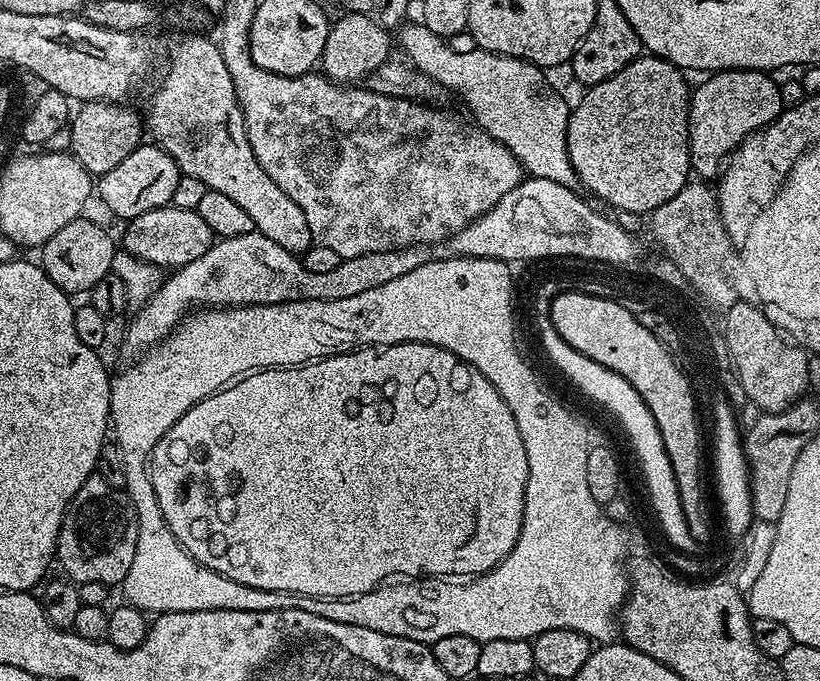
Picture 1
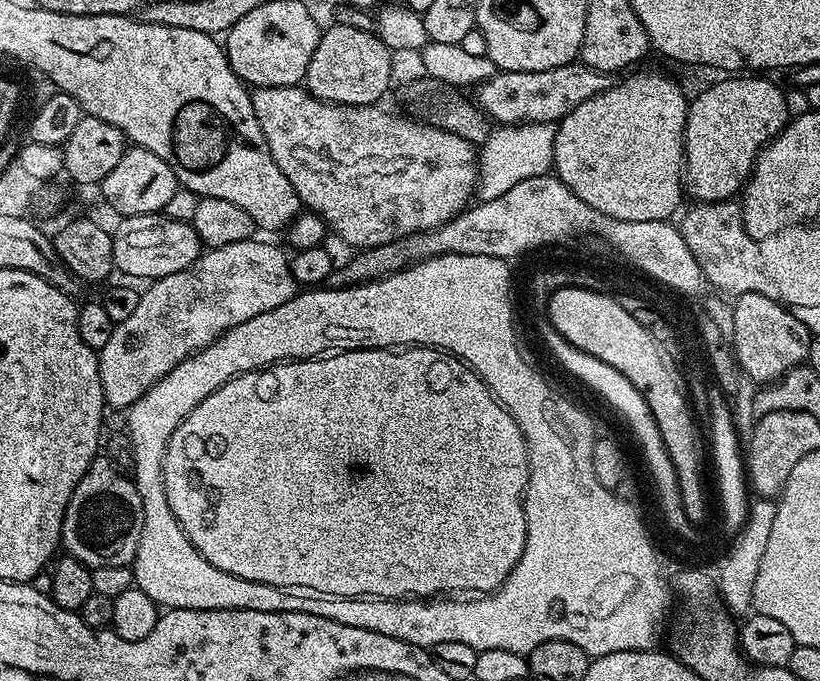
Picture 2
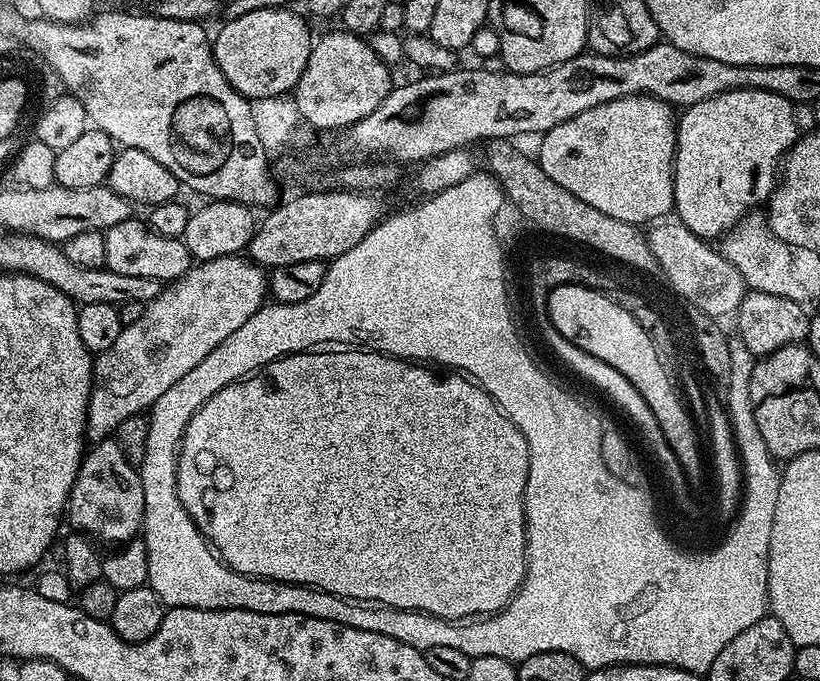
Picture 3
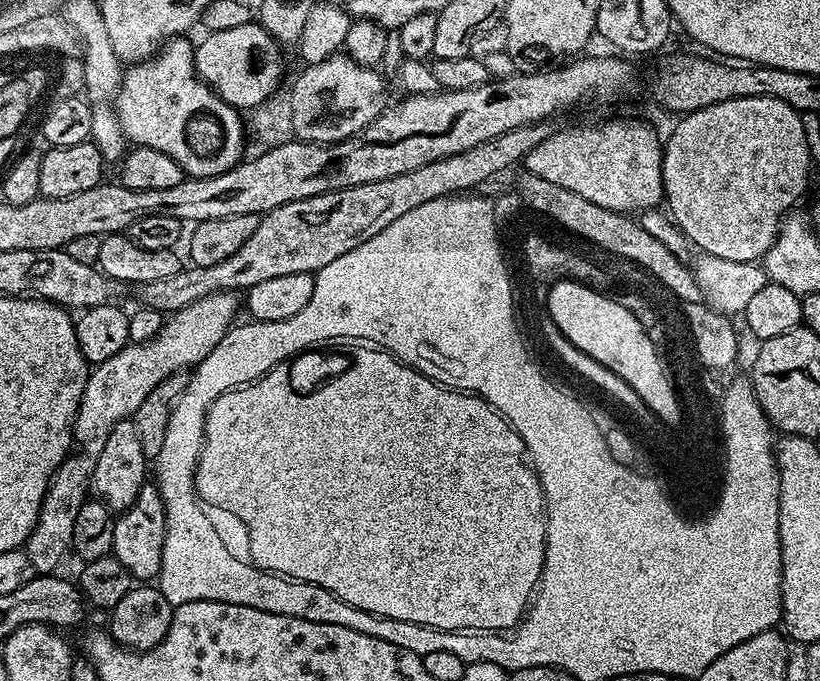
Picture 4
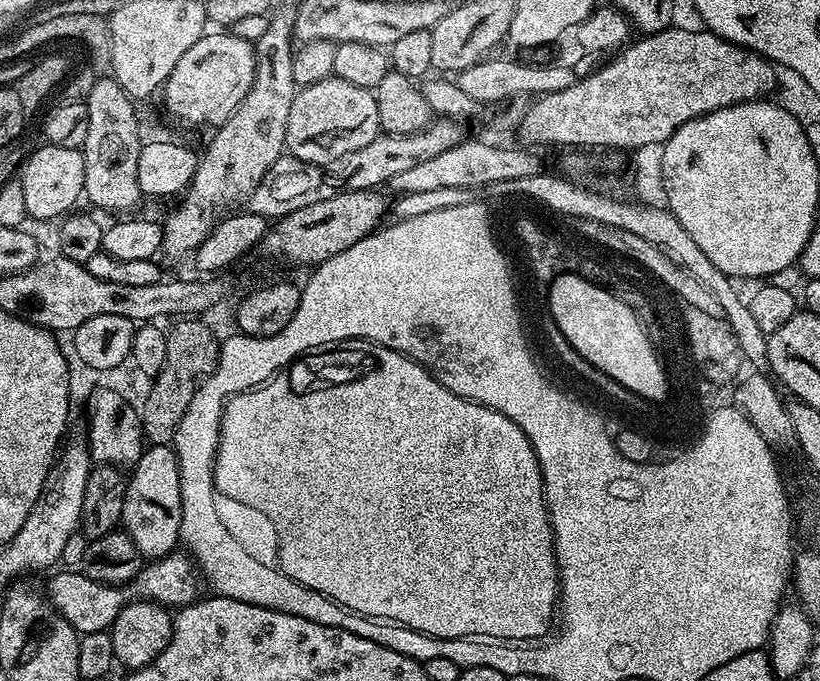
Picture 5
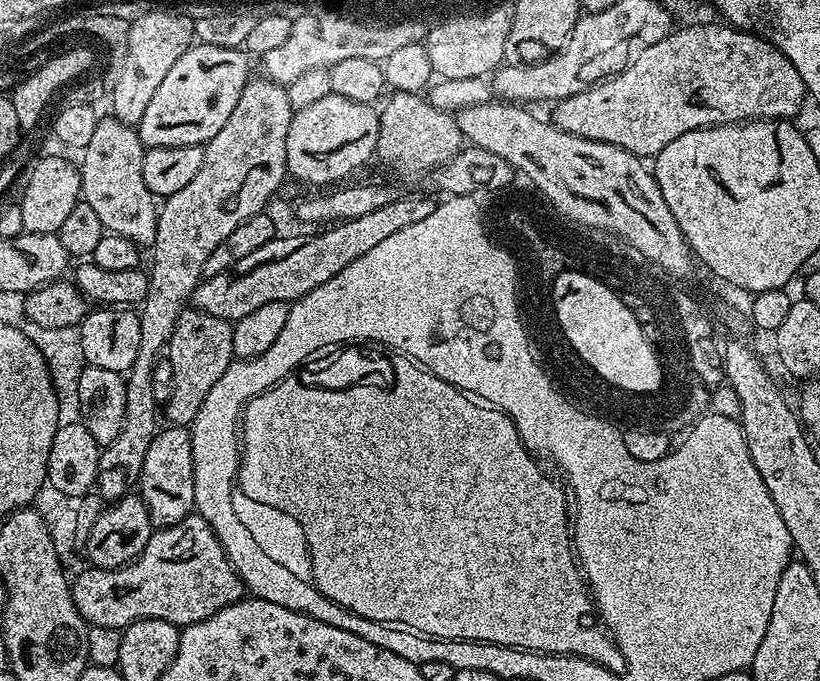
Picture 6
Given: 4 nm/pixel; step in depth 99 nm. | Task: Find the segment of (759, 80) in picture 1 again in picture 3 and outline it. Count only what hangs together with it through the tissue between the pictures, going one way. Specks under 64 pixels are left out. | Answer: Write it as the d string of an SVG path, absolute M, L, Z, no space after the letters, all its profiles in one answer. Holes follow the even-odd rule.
M730 90L683 109L676 126L674 166L674 212L680 215L679 223L703 240L719 241L741 218L767 205L778 183L778 169L797 139L794 106L766 90Z

